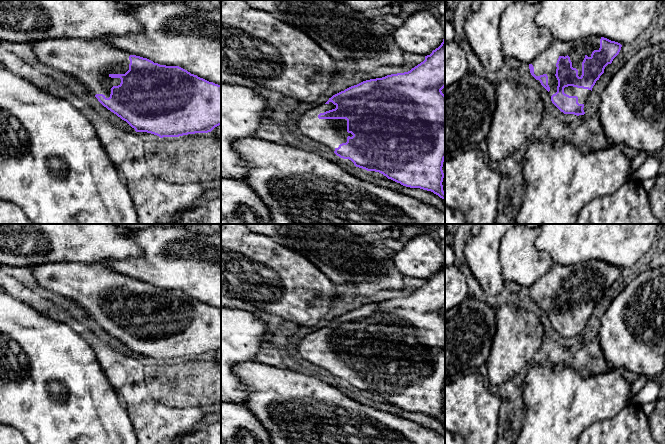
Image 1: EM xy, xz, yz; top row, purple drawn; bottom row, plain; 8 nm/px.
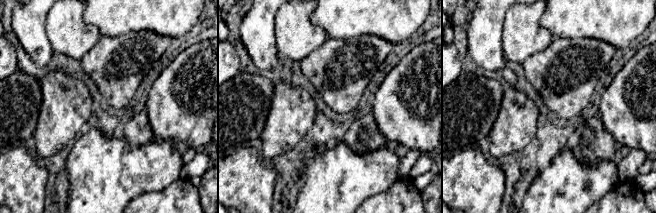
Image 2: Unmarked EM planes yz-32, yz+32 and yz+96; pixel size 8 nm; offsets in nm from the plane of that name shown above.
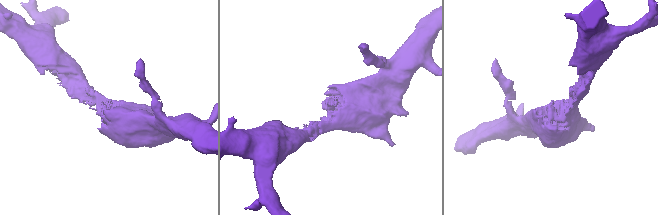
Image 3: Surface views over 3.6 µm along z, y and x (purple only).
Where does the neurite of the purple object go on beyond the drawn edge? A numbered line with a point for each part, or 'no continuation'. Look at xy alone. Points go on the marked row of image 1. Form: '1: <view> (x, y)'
1: xy (90, 61)

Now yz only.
1: yz (545, 63)

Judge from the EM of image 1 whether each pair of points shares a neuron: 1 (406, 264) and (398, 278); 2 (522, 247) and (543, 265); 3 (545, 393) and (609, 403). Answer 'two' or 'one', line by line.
1: two
2: one
3: one

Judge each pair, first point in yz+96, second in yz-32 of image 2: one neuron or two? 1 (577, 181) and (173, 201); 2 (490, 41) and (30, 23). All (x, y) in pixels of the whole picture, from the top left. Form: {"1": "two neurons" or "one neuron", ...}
{"1": "two neurons", "2": "one neuron"}

